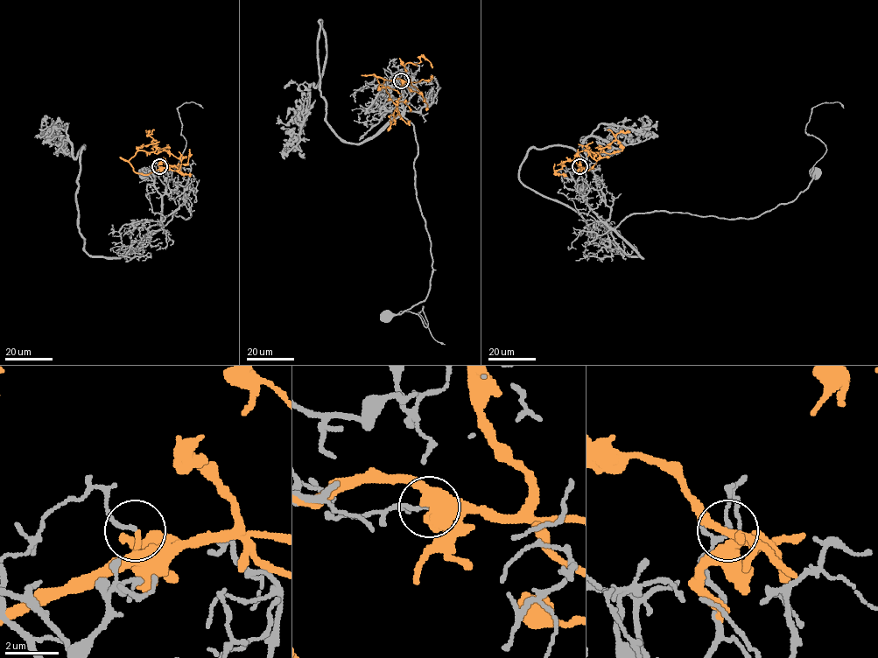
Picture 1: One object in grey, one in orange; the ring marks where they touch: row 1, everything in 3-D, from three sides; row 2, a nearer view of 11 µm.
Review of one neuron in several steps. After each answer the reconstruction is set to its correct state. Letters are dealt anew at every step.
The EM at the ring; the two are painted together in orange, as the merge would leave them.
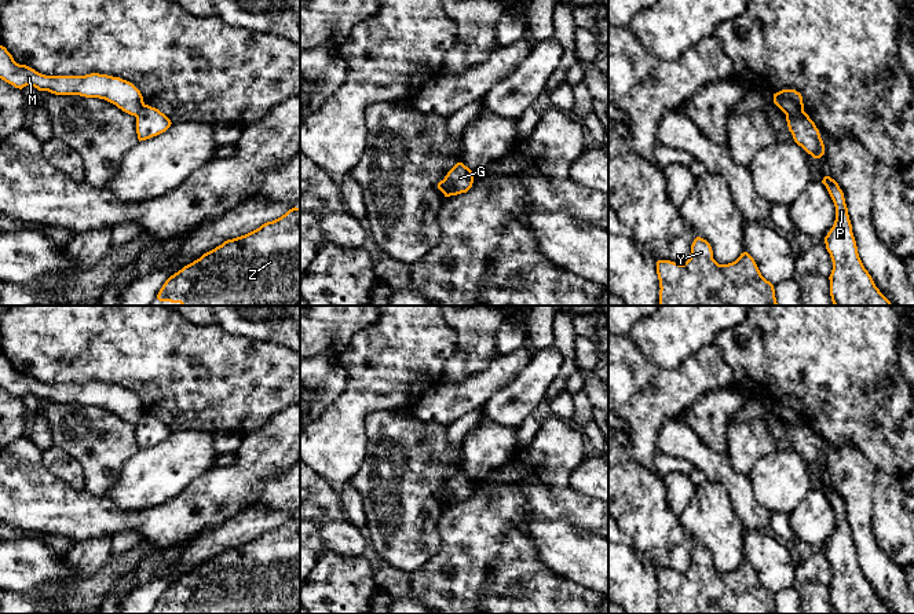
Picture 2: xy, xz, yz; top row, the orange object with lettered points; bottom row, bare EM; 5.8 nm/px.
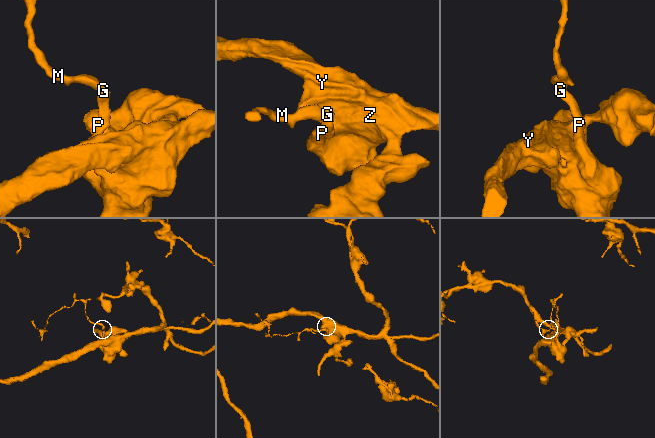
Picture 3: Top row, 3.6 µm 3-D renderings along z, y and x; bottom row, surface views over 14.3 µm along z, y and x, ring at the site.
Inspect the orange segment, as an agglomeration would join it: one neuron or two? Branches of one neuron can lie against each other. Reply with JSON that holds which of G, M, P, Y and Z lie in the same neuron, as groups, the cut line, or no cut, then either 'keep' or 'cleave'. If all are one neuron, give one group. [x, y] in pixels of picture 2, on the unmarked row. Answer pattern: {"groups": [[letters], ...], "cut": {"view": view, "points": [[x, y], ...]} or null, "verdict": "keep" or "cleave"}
{"groups": [["G", "P", "Y", "Z"], ["M"]], "cut": {"view": "yz", "points": [[803, 419], [785, 421]]}, "verdict": "cleave"}

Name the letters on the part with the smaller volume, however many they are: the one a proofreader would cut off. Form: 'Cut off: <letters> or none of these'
Cut off: M

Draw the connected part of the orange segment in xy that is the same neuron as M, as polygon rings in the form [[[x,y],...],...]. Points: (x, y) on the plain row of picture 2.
[[[0,354],[0,387],[19,398],[32,394],[39,399],[48,399],[55,403],[105,407],[135,425],[145,414],[140,399],[127,388],[99,381],[45,384],[26,373],[17,372],[3,354]]]

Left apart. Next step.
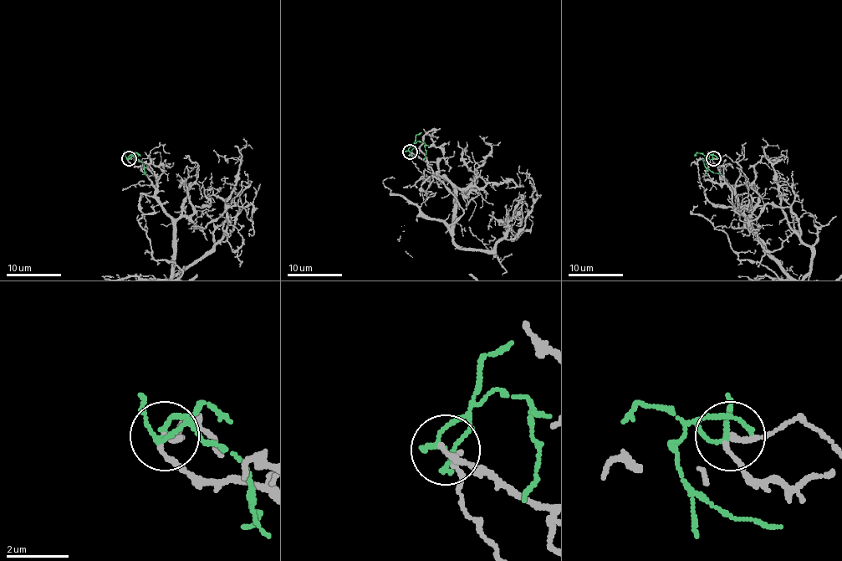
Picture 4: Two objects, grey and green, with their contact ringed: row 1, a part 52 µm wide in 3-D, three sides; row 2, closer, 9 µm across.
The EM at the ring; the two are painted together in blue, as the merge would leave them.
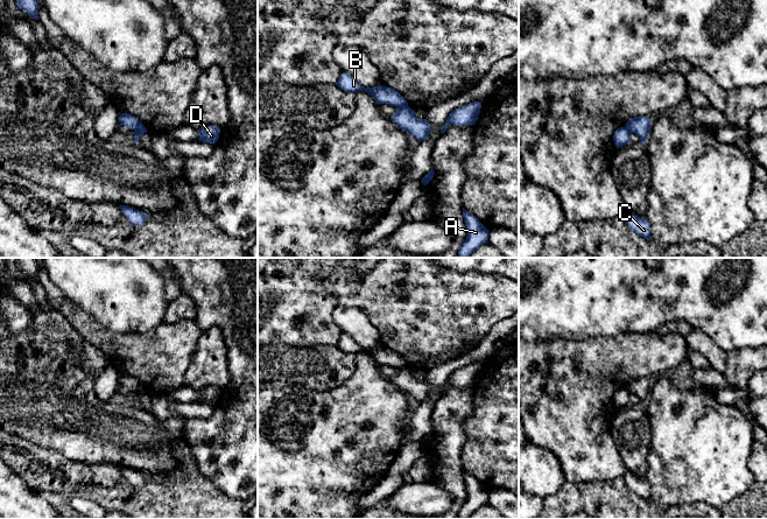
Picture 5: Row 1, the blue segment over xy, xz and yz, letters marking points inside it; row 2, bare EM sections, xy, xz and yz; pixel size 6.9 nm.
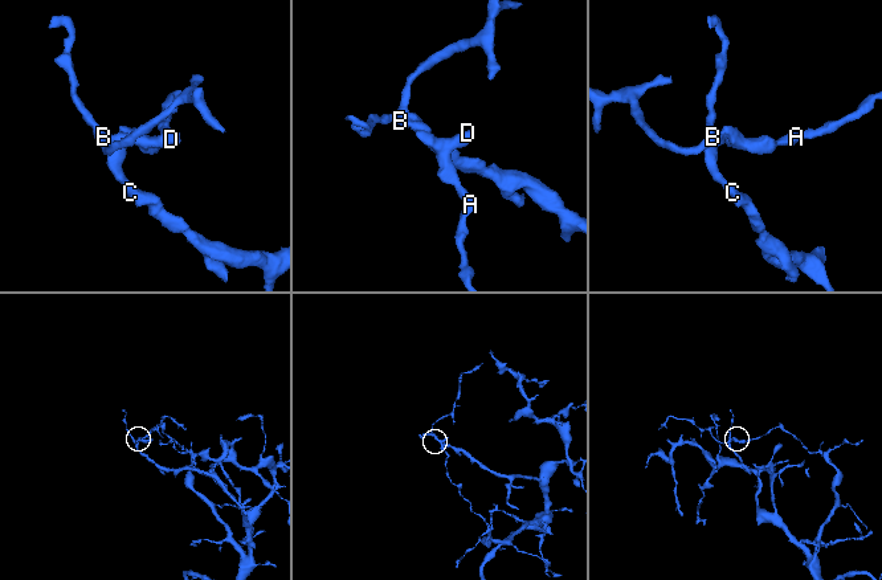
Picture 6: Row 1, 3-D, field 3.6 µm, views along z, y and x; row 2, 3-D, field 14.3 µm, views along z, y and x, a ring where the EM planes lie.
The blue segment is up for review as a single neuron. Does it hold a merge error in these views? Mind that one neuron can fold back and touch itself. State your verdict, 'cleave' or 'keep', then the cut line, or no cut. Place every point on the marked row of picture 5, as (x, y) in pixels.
cleave; cut xy (134, 130), (143, 133)

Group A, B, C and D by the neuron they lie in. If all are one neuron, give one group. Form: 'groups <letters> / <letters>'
groups A C D / B

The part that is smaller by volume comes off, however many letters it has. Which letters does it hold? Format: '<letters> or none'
B

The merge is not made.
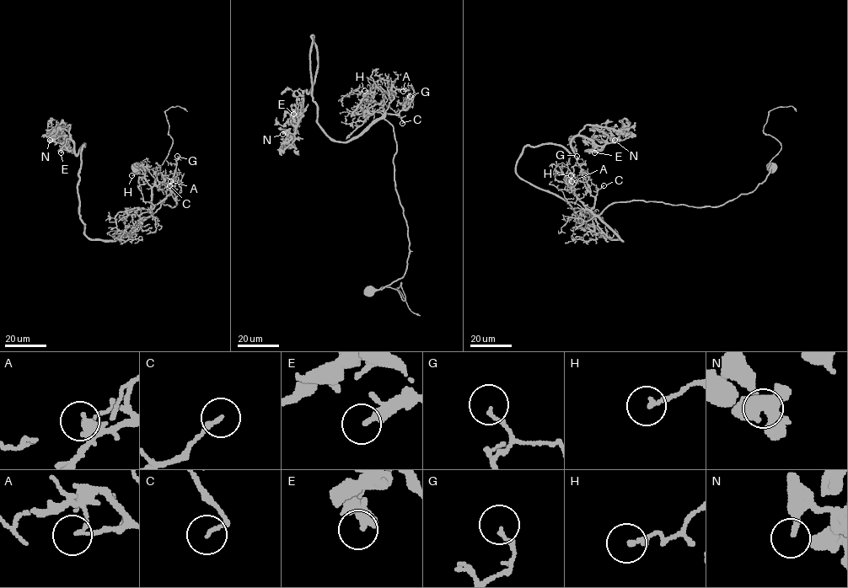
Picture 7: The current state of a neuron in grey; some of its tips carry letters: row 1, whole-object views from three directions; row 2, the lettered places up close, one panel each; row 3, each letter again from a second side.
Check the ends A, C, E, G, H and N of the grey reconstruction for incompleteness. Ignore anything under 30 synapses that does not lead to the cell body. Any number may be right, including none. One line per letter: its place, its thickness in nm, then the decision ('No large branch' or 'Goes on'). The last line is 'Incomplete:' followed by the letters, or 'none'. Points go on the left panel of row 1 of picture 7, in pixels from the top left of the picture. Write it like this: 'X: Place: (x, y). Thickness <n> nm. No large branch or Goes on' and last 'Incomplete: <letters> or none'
A: Place: (170, 181). Thickness 140 nm. Goes on
C: Place: (169, 185). Thickness 130 nm. No large branch
E: Place: (61, 152). Thickness 220 nm. No large branch
G: Place: (177, 156). Thickness 140 nm. No large branch
H: Place: (131, 175). Thickness 190 nm. No large branch
N: Place: (50, 140). Thickness 220 nm. Goes on
Incomplete: A, N

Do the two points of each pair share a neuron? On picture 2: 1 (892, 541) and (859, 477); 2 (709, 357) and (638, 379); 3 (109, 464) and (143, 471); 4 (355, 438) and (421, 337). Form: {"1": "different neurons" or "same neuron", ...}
{"1": "different neurons", "2": "same neuron", "3": "different neurons", "4": "same neuron"}

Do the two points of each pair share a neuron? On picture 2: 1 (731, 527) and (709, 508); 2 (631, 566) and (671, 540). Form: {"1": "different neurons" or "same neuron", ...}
{"1": "same neuron", "2": "different neurons"}

